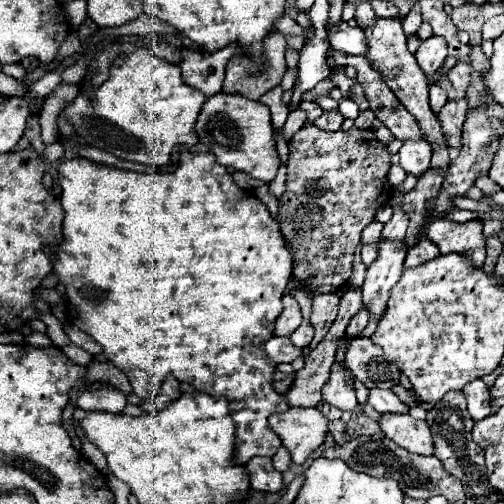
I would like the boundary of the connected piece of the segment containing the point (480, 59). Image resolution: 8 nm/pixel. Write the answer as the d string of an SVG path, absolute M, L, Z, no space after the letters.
M470 46L470 66L476 70L476 72L480 72L480 74L486 74L488 72L488 66L490 66L490 62L488 62L488 58L484 56L484 52L480 50L480 46Z

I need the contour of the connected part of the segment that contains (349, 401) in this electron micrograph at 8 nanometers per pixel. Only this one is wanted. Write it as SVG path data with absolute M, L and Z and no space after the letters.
M342 362L332 364L330 380L322 388L322 396L328 404L340 410L352 410L358 406L356 390L354 390L354 376L348 372L348 368Z

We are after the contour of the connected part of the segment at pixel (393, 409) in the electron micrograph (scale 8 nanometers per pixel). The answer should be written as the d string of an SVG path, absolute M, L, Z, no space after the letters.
M372 388L368 402L382 414L408 414L408 406L392 390Z

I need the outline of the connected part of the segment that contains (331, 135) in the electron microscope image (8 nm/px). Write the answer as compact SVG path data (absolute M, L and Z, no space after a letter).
M304 124L294 136L288 154L288 182L286 194L280 198L278 222L282 236L296 248L294 254L294 278L308 284L312 292L338 292L346 286L352 274L352 256L360 242L362 230L374 220L374 214L384 206L394 188L388 184L386 174L392 166L392 154L386 144L376 140L374 128L350 128L324 132L314 124Z

